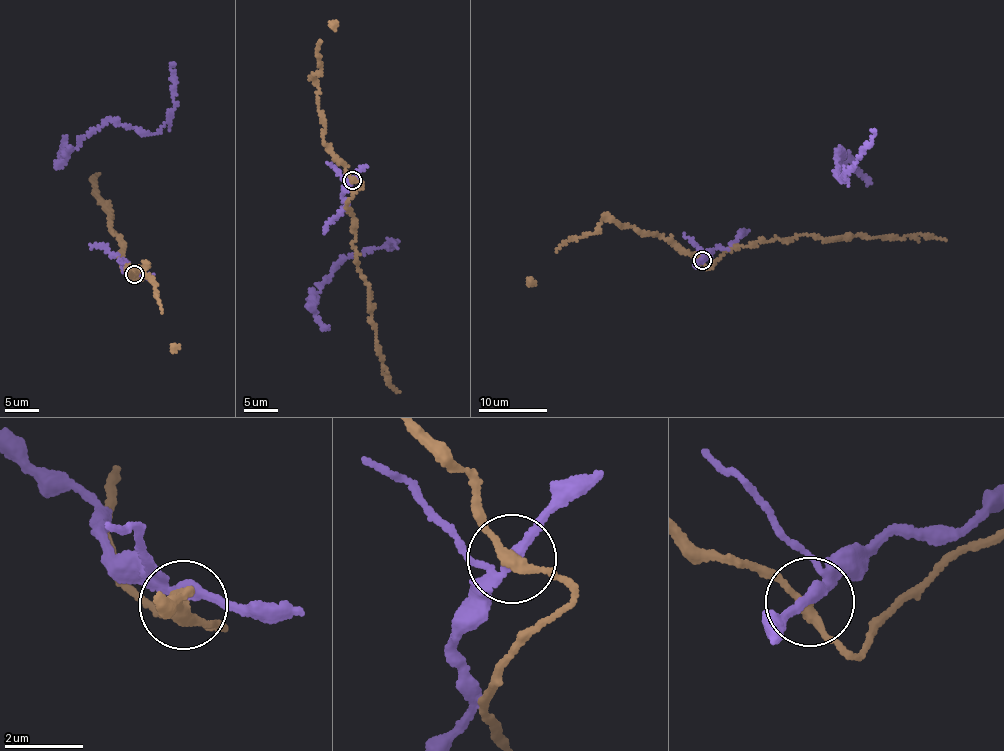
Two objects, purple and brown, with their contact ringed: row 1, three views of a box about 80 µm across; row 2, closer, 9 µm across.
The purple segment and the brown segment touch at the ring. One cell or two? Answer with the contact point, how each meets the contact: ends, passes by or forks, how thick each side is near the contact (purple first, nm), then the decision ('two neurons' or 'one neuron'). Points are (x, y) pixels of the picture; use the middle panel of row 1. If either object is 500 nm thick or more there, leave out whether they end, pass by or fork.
place (352, 180); purple forks; brown passes by; calibres 240 and 240 nm; two neurons

